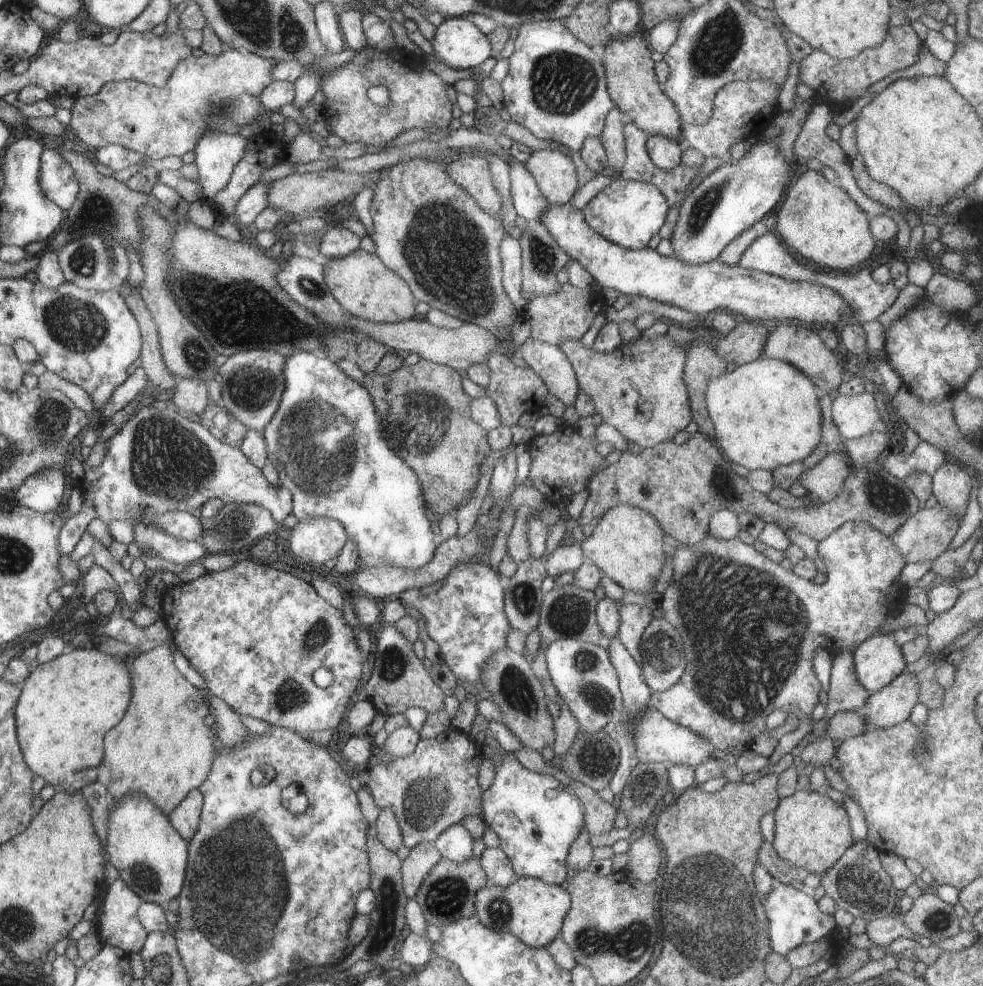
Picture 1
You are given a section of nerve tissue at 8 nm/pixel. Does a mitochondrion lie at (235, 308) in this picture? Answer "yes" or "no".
yes

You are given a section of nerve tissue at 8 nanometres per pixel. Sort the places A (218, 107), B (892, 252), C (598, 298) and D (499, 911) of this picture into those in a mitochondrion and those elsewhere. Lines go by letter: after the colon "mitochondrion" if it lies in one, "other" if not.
A: mitochondrion
B: other
C: other
D: mitochondrion

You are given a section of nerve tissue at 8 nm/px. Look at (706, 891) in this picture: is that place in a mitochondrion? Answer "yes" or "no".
yes

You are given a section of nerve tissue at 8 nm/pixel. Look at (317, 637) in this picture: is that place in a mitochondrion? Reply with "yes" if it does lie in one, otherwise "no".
yes

